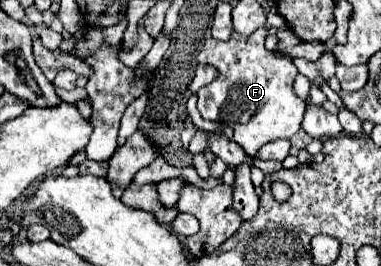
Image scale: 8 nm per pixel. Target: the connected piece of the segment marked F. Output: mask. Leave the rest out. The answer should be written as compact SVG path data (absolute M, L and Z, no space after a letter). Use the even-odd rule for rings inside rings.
M260 27L252 35L232 33L228 41L208 39L198 53L200 65L210 65L218 71L216 81L202 87L198 95L198 111L204 119L230 125L236 143L248 157L256 157L258 149L276 139L290 139L302 123L306 103L292 91L298 69L292 61L272 55L264 47L266 29Z

